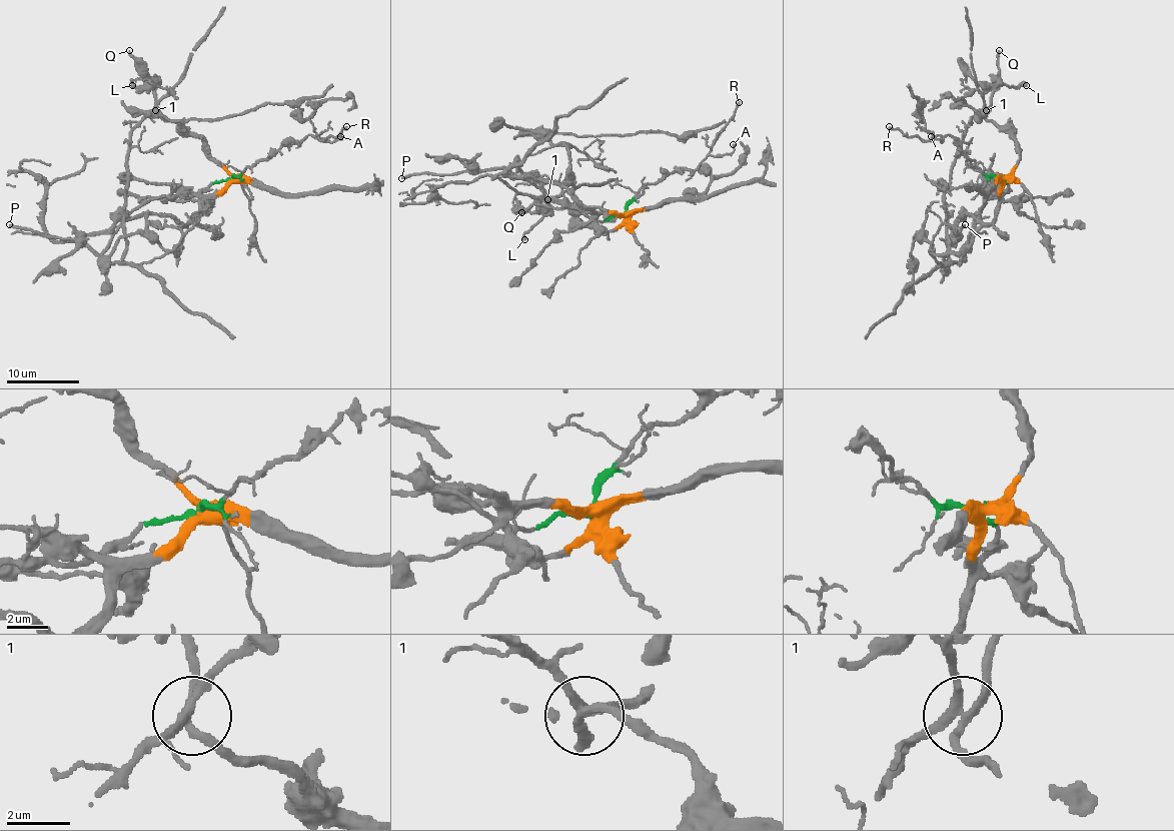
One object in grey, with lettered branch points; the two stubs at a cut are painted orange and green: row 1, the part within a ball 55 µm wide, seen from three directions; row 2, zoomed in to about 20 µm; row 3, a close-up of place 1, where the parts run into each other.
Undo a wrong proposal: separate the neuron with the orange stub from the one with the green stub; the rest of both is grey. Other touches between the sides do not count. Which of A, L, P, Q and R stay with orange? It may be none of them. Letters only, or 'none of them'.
L, P, Q

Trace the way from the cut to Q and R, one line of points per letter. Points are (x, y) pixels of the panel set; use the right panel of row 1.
Q: (1001, 179), (1019, 159), (1019, 146), (987, 119), (985, 111), (990, 104), (999, 68), (999, 50)
R: (1001, 179), (989, 177), (972, 166), (951, 135), (923, 140), (920, 137), (905, 137), (889, 126)

